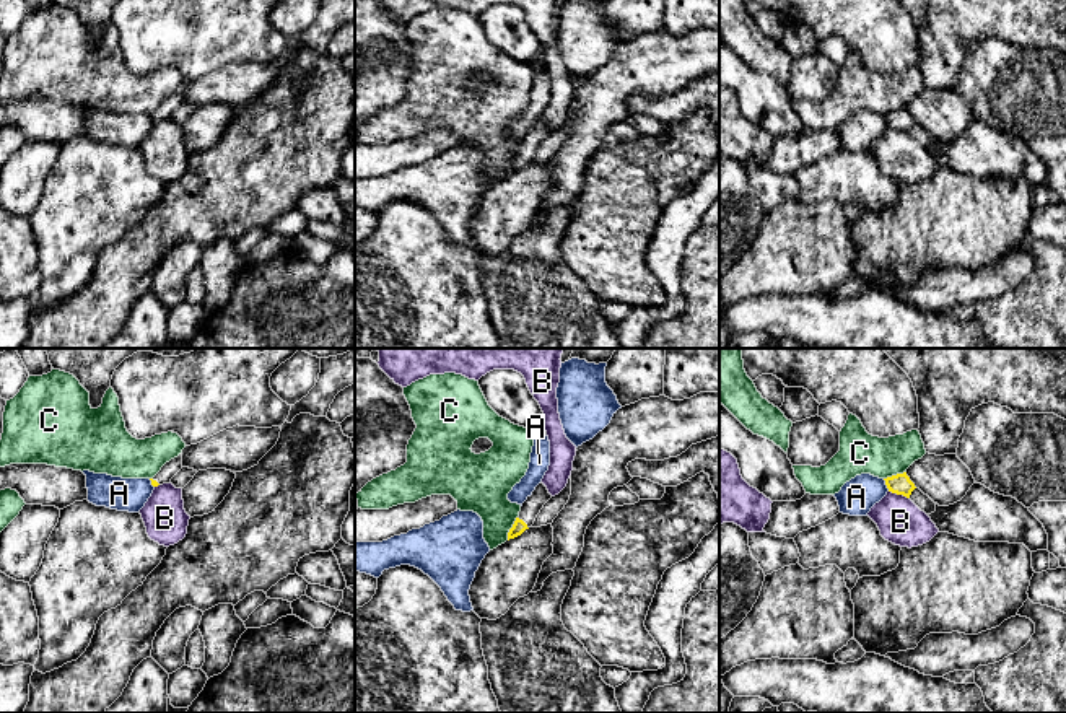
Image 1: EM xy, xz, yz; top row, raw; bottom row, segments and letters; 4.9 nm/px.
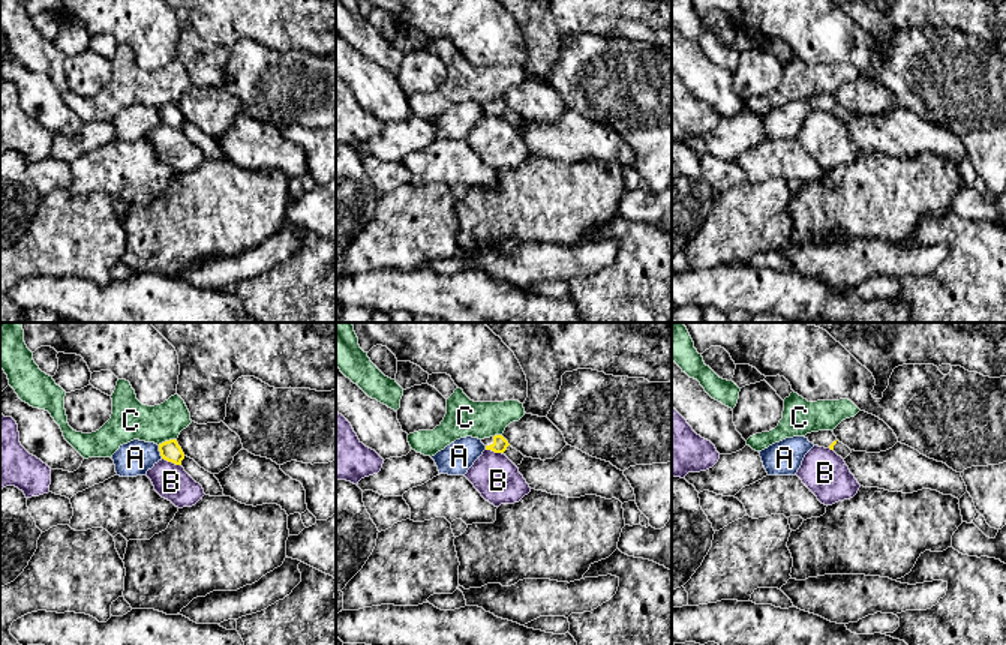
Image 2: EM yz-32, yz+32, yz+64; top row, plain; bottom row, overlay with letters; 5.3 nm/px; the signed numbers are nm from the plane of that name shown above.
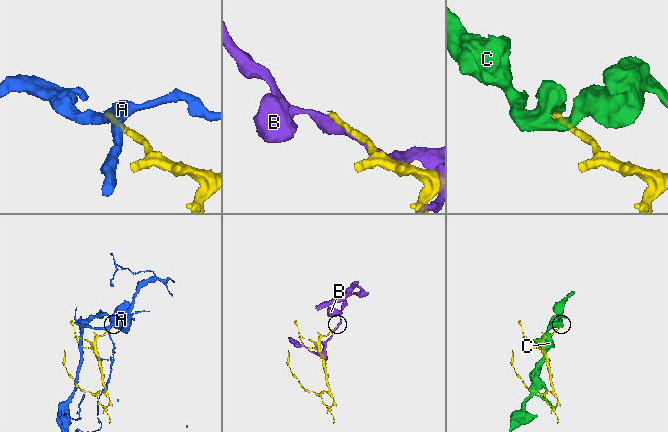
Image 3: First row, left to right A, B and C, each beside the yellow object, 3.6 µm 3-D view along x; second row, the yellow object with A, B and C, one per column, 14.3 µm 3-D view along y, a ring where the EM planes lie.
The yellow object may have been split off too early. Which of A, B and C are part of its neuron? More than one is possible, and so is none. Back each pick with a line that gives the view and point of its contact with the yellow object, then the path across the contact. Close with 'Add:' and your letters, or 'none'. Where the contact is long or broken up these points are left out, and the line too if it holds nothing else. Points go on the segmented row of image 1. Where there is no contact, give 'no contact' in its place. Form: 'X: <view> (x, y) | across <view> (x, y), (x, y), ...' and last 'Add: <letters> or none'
Add: none

